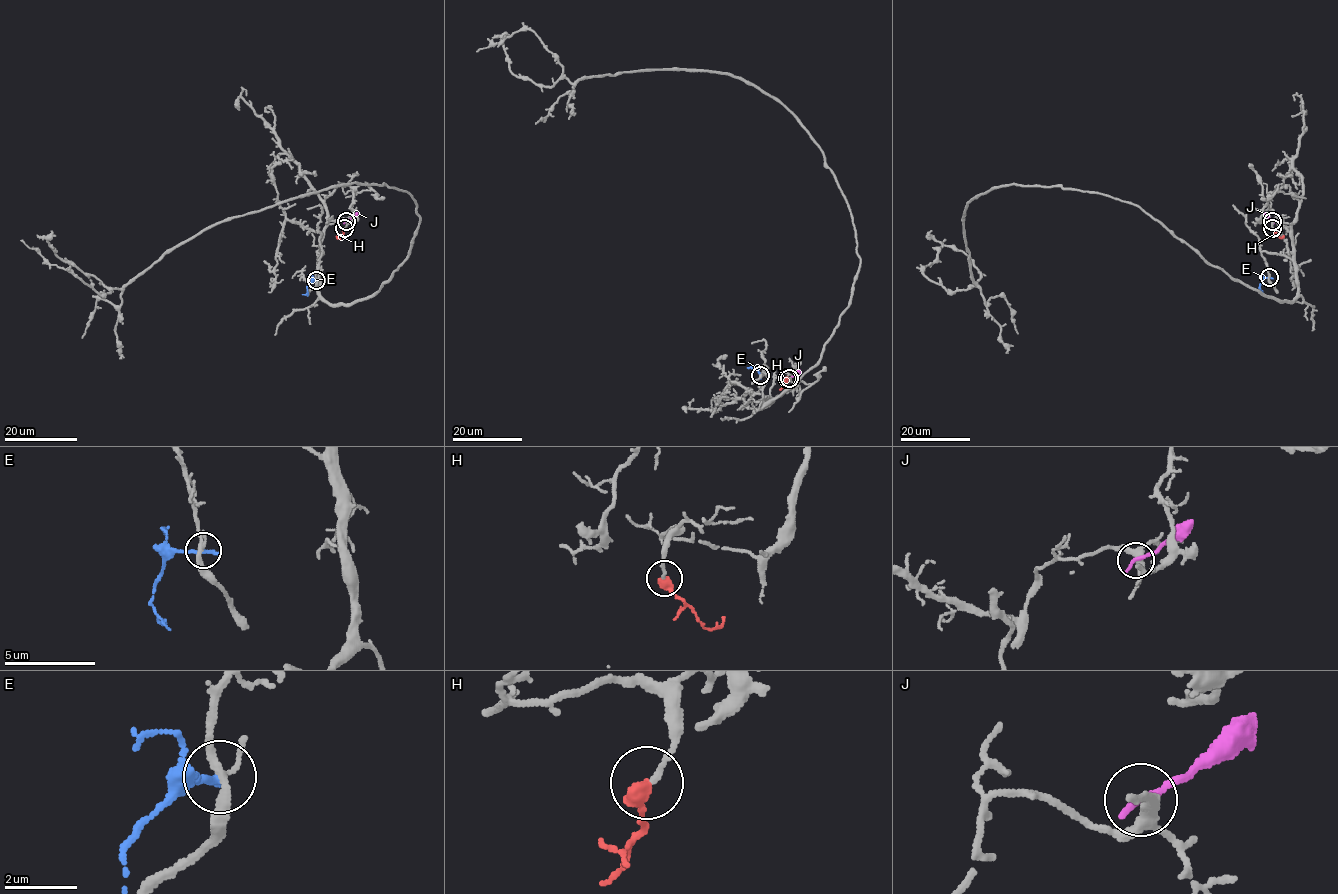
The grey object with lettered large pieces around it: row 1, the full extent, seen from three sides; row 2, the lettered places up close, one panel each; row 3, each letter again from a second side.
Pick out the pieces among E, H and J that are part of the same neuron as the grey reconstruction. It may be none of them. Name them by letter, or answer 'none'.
H

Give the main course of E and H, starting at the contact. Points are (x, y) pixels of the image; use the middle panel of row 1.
E: (760, 375), (752, 366), (747, 368)
H: (787, 378), (779, 390)

